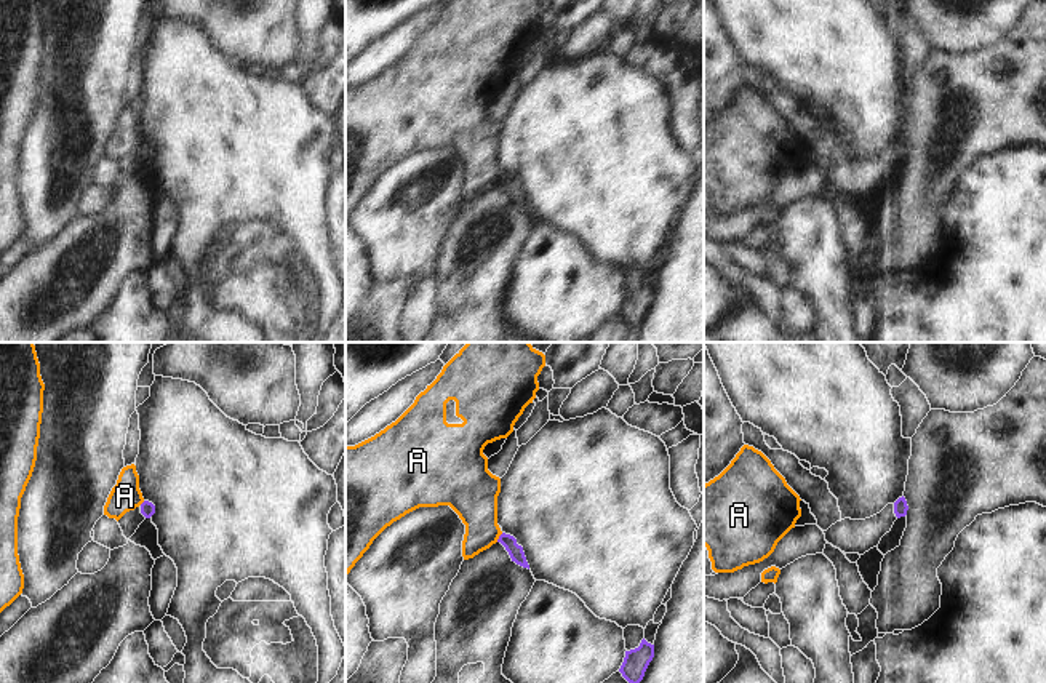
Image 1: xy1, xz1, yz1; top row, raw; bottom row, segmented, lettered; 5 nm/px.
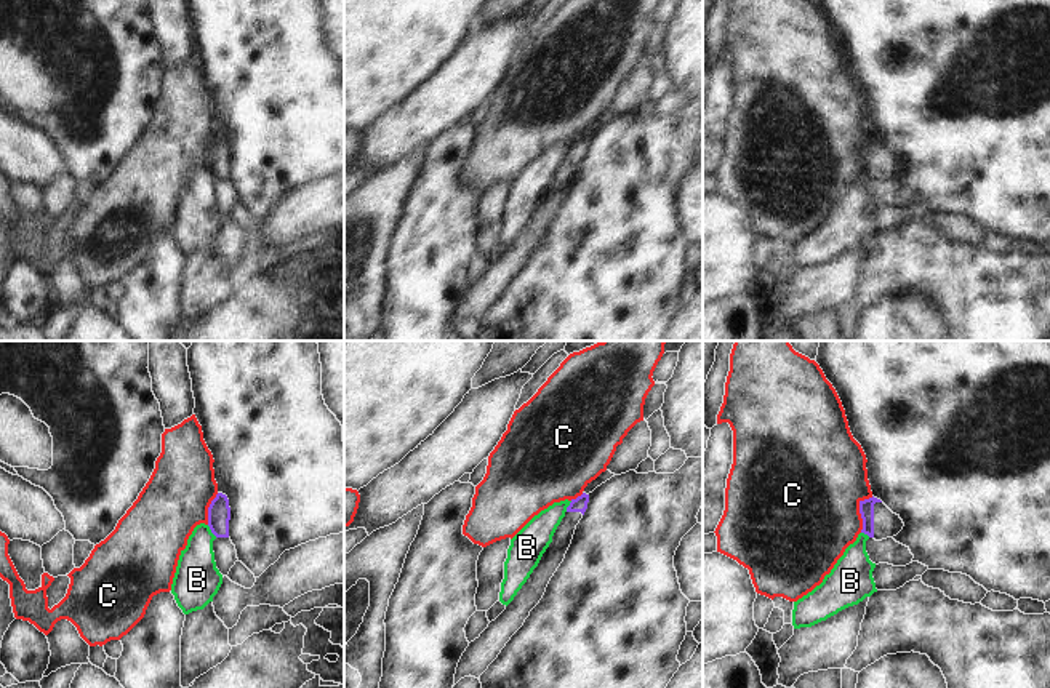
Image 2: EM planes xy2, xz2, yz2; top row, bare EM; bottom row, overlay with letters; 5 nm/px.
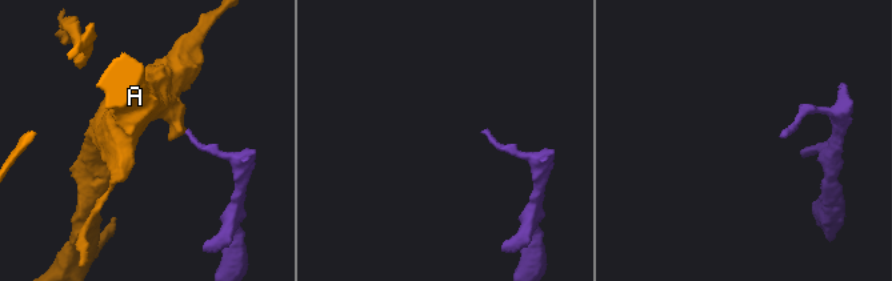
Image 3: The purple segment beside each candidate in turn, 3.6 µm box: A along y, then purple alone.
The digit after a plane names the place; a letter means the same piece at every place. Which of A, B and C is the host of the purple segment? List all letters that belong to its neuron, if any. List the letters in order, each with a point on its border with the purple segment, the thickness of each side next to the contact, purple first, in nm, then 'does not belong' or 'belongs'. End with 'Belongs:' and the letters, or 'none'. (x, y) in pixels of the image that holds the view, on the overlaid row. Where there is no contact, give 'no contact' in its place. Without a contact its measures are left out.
A: meets purple in xz1 at (499, 538); 70 nm thick on the purple side, 240 nm on the other; does not belong
B: meets purple in xy2 at (212, 532); 110 nm thick on the purple side, 220 nm on the other; does not belong
C: meets purple in yz2 at (860, 511); 80 nm thick on the purple side, 500 nm on the other; does not belong
Belongs: none

